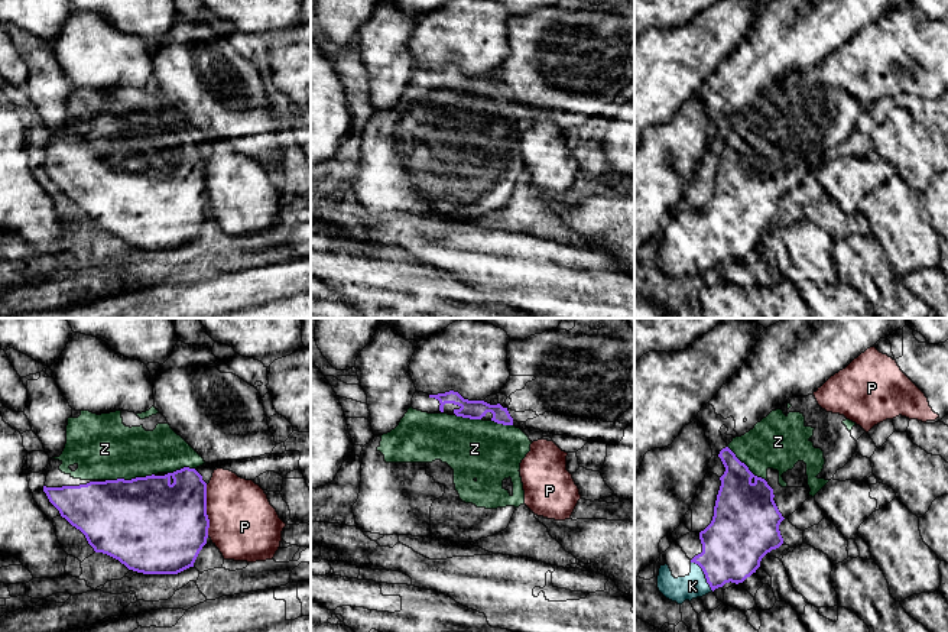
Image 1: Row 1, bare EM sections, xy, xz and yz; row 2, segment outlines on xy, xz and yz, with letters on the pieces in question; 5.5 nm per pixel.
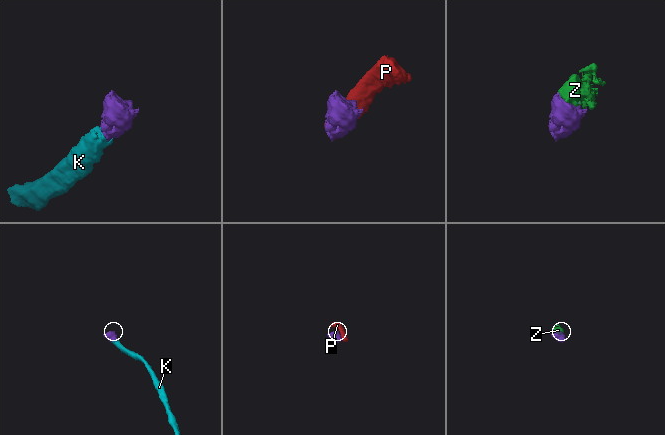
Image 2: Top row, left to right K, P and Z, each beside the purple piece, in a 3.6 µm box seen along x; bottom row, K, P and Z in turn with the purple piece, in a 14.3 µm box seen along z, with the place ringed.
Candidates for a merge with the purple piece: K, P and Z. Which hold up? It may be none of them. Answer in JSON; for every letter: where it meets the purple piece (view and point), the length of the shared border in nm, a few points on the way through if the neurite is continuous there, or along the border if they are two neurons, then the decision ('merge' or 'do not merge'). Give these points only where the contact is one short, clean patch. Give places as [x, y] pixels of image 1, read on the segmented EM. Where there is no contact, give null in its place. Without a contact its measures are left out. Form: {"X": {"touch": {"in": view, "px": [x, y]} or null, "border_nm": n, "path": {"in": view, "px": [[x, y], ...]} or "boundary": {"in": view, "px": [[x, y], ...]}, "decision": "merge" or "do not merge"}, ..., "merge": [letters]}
{"K": {"touch": {"in": "yz", "px": [704, 573]}, "border_nm": 200, "path": {"in": "yz", "px": [[734, 543], [704, 573], [692, 586]]}, "decision": "merge"}, "P": {"touch": {"in": "xy", "px": [205, 511]}, "border_nm": 280, "decision": "do not merge"}, "Z": {"touch": {"in": "xy", "px": [129, 480]}, "border_nm": 280, "decision": "merge"}, "merge": ["K", "Z"]}

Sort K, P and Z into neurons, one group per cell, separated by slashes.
K Z / P

